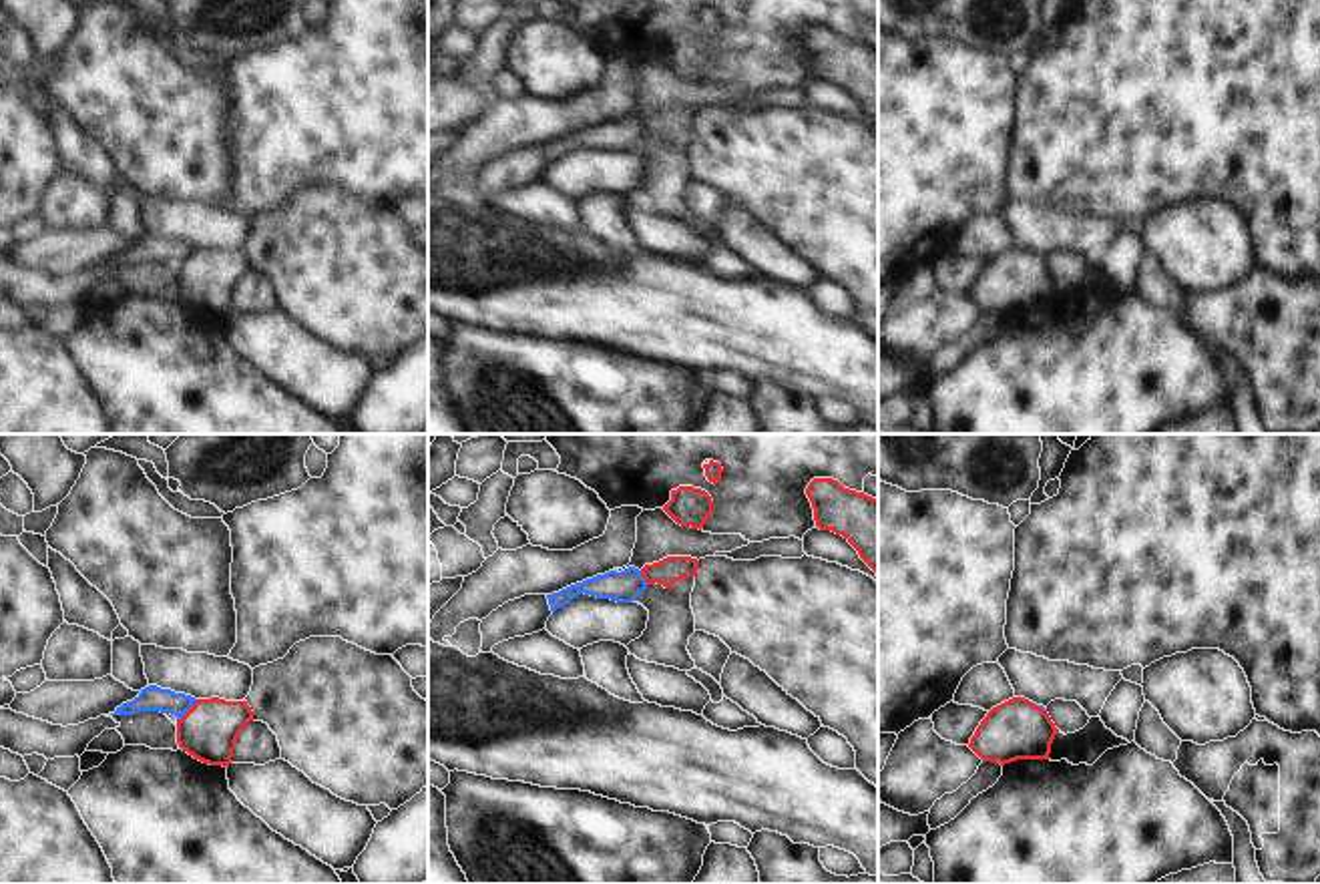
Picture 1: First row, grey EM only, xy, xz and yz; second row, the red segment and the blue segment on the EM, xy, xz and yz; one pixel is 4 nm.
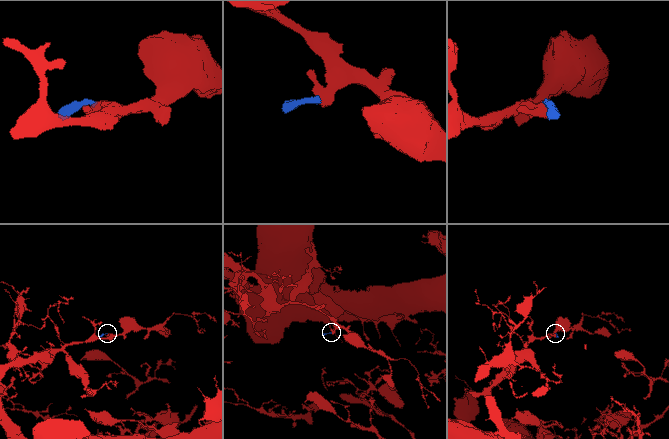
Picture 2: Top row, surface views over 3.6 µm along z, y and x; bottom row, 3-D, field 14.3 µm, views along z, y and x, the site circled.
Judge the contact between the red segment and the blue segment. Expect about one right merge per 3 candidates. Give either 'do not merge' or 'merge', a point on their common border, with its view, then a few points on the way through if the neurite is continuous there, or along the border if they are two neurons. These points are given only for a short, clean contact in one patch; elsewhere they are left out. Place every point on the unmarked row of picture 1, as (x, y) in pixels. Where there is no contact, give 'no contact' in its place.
do not merge; contact xy (187, 262); border xy (195, 250), (177, 272)

